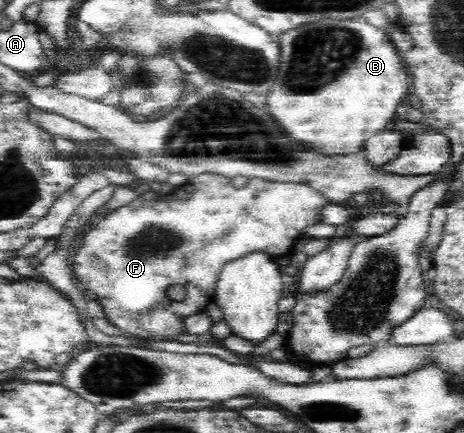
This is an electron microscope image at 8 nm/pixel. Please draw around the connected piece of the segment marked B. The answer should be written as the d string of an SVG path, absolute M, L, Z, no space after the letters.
M325 17L320 21L311 24L298 25L297 28L289 29L284 36L280 36L277 41L280 47L281 64L276 72L276 80L272 82L269 92L266 93L268 113L275 118L280 127L298 143L304 143L305 150L312 151L313 154L324 155L347 155L365 148L365 142L377 133L391 127L396 118L396 108L406 102L406 98L411 92L411 83L406 65L402 56L397 52L394 44L390 40L389 30L384 30L372 26L364 18L354 18L349 20L332 19Z

